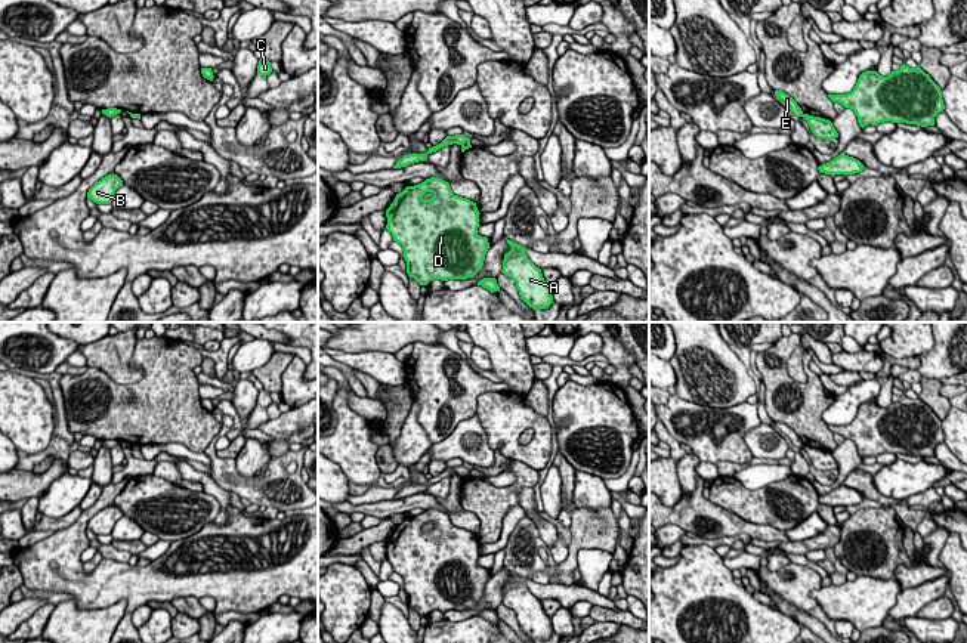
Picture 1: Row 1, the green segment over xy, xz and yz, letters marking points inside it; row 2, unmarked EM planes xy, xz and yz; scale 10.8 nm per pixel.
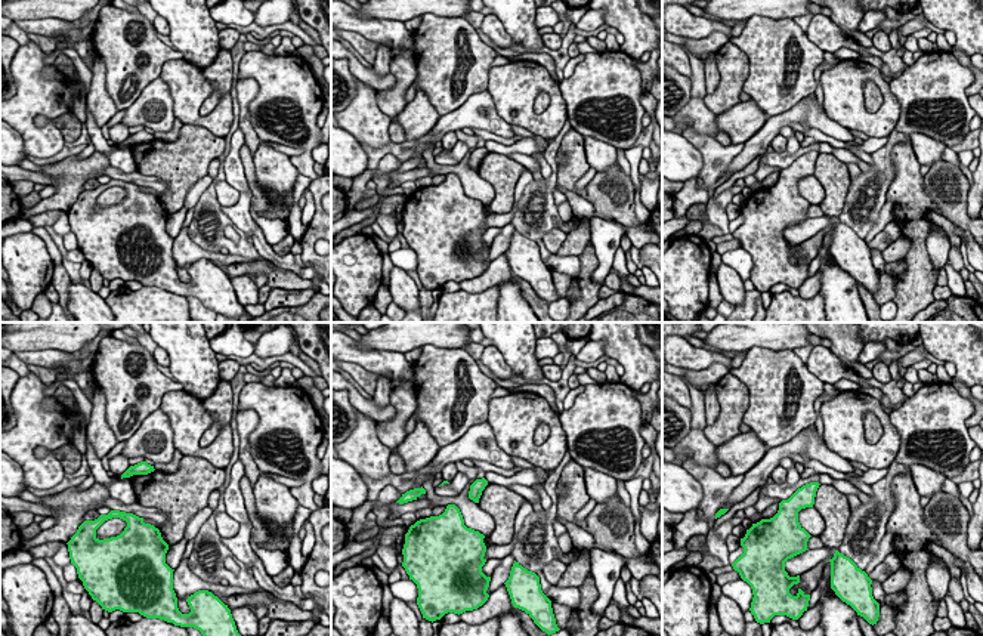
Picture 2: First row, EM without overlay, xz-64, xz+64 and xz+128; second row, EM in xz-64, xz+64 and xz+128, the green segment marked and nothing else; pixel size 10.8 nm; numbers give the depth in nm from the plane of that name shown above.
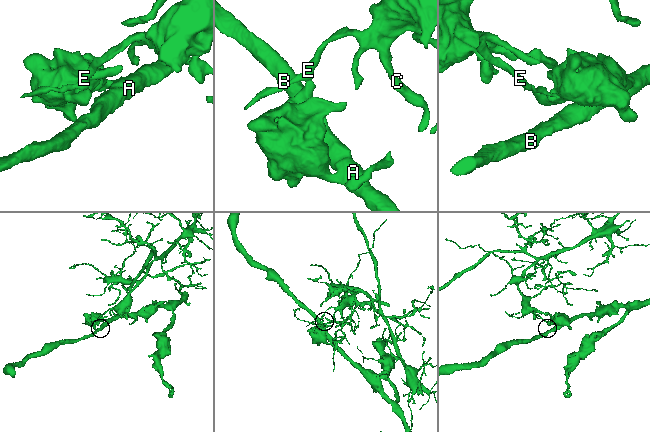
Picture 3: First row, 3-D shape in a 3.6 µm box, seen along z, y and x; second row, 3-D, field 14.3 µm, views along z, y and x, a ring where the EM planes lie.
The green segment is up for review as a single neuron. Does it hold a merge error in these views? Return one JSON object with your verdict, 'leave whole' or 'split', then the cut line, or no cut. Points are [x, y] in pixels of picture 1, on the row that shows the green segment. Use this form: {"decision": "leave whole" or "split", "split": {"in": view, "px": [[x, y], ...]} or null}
{"decision": "split", "split": {"in": "xz", "px": [[469, 142], [462, 147]]}}

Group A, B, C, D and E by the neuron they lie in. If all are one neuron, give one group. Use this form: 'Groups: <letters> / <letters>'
Groups: A B D / C E

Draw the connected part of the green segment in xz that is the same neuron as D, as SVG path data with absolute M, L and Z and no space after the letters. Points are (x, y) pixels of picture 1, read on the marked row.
M430 177L396 194L386 210L386 229L404 248L408 276L420 285L433 279L467 279L482 269L489 248L488 238L478 234L479 214L476 203L454 195L448 182Z

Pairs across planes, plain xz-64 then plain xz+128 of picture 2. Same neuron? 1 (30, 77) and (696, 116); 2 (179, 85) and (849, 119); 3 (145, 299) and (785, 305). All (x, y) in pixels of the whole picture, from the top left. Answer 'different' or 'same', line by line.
1: same
2: same
3: same

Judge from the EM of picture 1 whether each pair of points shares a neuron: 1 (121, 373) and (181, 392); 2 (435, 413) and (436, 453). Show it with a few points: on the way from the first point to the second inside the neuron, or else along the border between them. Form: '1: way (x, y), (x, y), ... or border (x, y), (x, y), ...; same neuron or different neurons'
1: border (107, 373), (119, 383), (136, 383), (144, 376); different neurons
2: border (463, 420), (447, 436), (433, 444); different neurons

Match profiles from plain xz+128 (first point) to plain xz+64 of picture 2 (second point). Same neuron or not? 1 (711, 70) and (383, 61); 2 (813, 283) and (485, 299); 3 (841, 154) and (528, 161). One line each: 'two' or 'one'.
1: one
2: two
3: one

